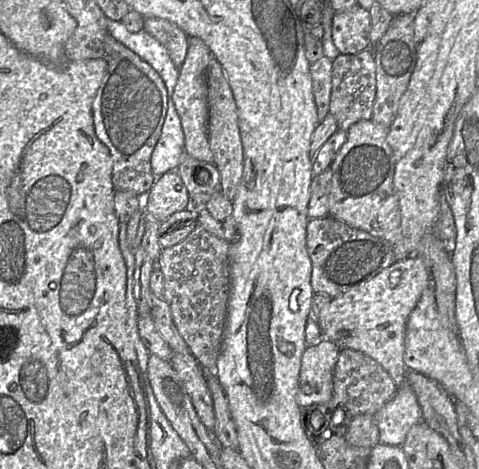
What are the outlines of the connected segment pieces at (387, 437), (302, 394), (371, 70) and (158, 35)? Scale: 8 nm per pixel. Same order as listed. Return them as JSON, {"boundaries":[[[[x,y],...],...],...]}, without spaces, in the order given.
{"boundaries":[[[[408,383],[398,386],[394,396],[373,418],[379,431],[379,444],[400,447],[408,431],[423,421],[417,397]]],[[[324,339],[317,346],[306,347],[299,372],[296,403],[301,409],[325,404],[333,397],[333,372],[341,349]]],[[[373,46],[356,54],[339,54],[332,63],[330,113],[339,129],[347,130],[361,120],[371,120],[376,97],[376,63]]],[[[144,18],[143,30],[167,49],[173,63],[180,68],[187,54],[189,37],[172,22],[157,18]]]]}

